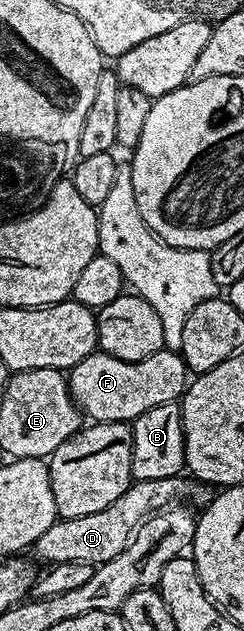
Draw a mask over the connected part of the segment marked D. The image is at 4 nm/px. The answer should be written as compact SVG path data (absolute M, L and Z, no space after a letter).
M188 475L133 481L128 490L118 495L114 503L110 503L110 507L102 507L102 511L94 511L94 515L78 515L78 519L57 519L50 531L46 531L46 535L36 540L34 553L37 553L44 563L57 565L73 561L97 567L122 554L128 542L132 540L137 526L153 513L169 508L170 503L187 503L192 507L203 507L213 496L213 486Z

